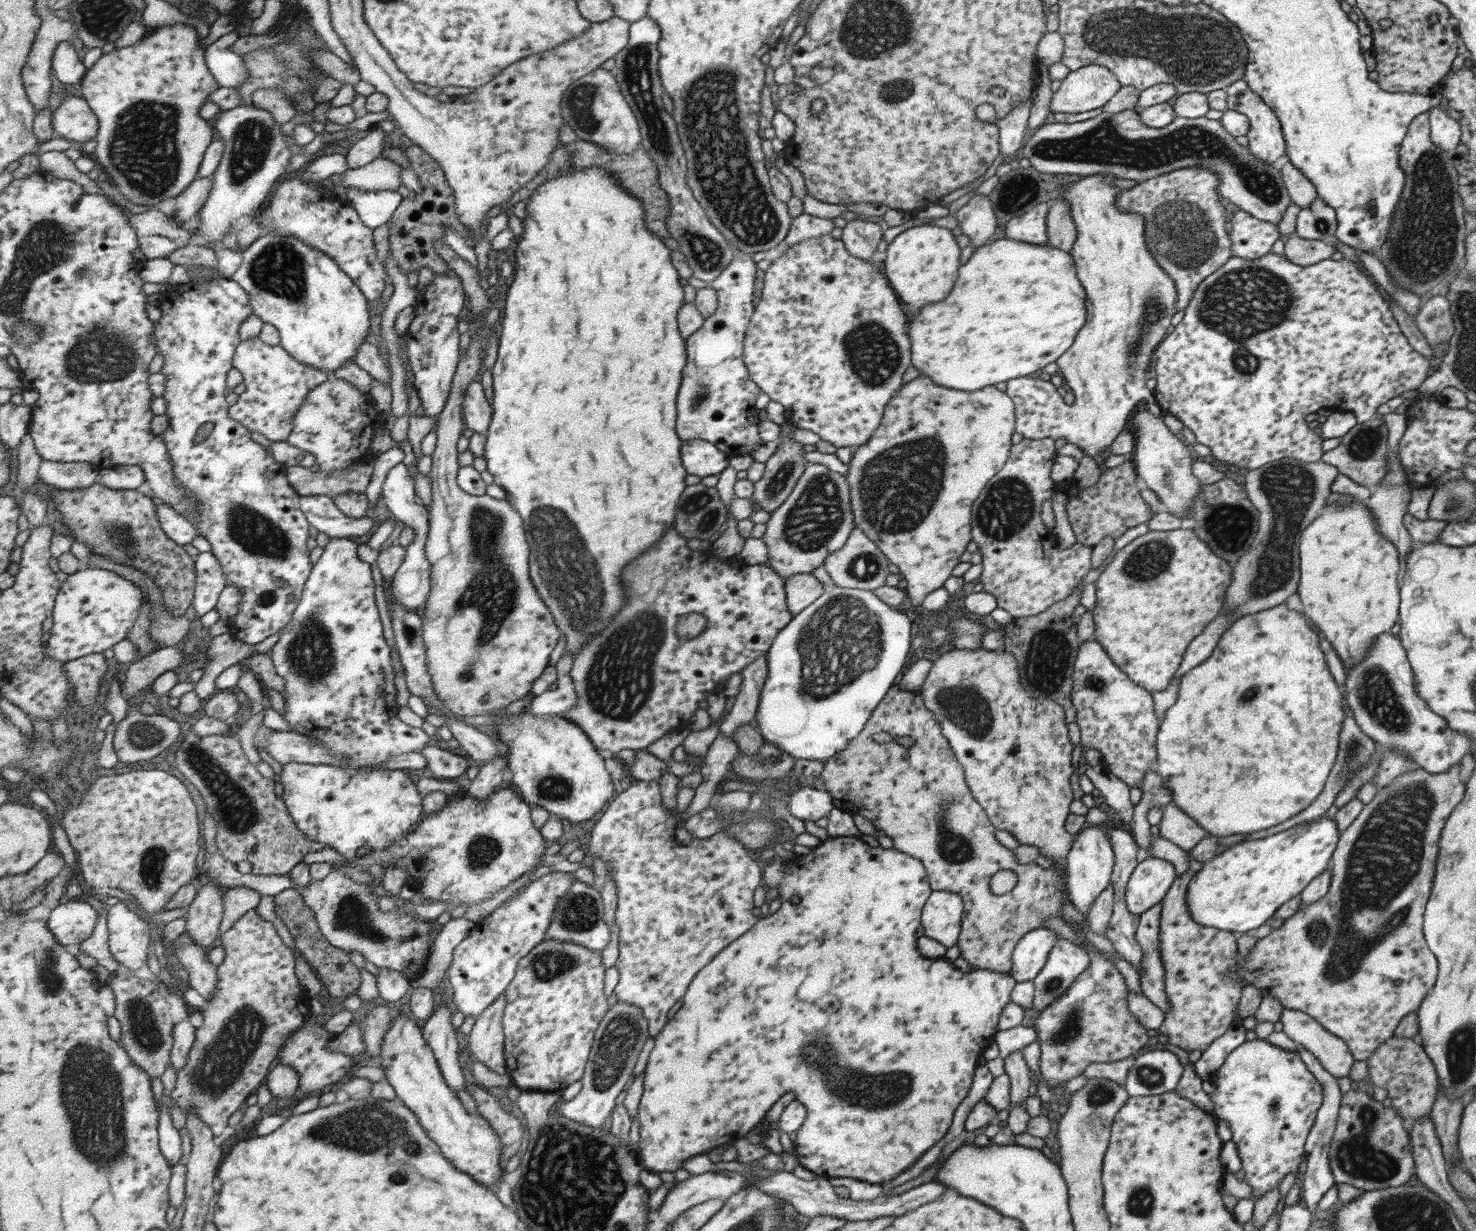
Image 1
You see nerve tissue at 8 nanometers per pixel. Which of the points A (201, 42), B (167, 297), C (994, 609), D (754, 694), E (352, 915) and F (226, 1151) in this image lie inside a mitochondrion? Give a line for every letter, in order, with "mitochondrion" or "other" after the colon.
A: other
B: other
C: other
D: other
E: mitochondrion
F: other

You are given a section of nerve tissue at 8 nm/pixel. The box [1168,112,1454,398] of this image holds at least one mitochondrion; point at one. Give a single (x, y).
(1236, 305)

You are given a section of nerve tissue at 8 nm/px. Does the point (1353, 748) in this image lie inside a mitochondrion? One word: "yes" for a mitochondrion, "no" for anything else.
yes

